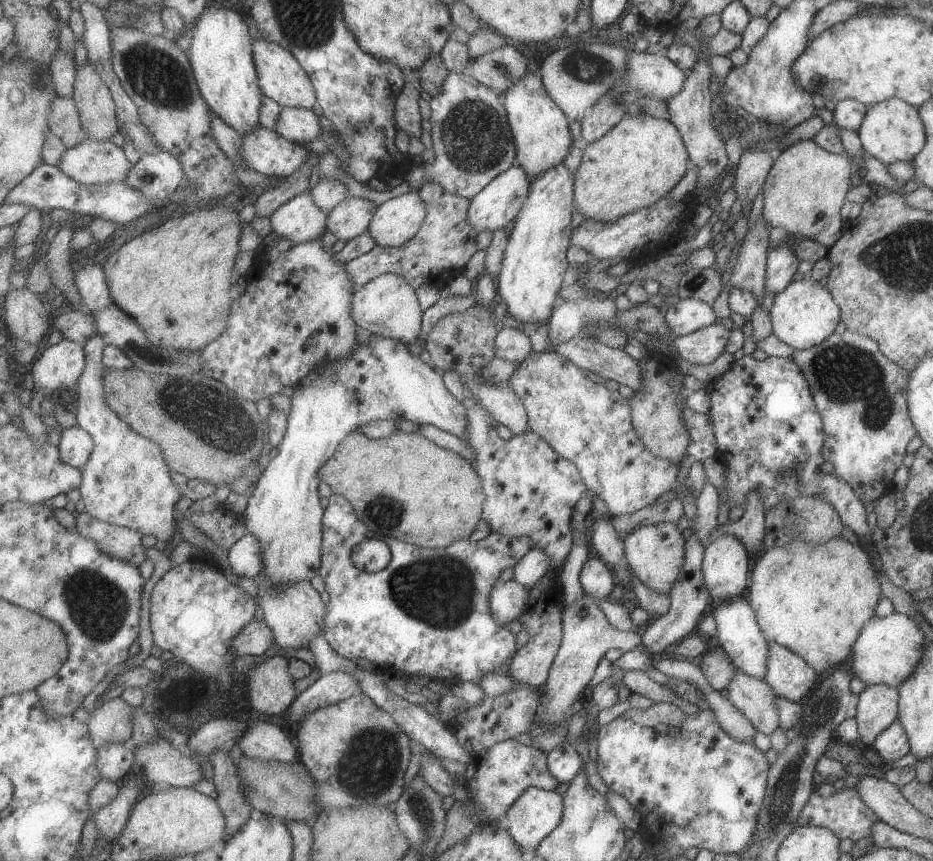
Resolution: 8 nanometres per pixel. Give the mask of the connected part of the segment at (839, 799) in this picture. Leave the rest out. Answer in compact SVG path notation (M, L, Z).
M842 788L830 796L830 798L823 798L818 791L813 791L810 796L808 804L802 808L798 820L796 820L796 827L800 826L820 826L828 828L834 832L839 839L850 838L856 843L862 838L870 838L872 836L872 824L876 822L877 814L862 802L860 794L855 788Z

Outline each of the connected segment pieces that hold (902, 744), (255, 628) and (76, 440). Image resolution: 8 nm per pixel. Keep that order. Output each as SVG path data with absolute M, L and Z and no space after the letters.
M894 721L890 728L878 736L873 749L883 758L886 766L911 752L908 735L900 721Z
M254 619L244 631L234 640L234 654L236 656L262 656L274 644L278 644L274 629L264 620Z
M77 424L62 432L60 447L62 458L68 464L84 469L92 460L92 455L96 450L96 442L88 430Z

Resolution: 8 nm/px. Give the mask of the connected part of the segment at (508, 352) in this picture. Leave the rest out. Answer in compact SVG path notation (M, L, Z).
M506 327L497 338L497 356L516 364L524 364L534 354L532 338L520 328Z

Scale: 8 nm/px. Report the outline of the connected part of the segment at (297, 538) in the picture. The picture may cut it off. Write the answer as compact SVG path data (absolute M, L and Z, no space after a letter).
M380 335L374 336L368 344L359 344L358 352L354 352L354 356L350 360L336 360L336 362L329 362L314 370L306 380L302 380L302 384L295 388L294 395L292 396L293 406L291 413L289 414L289 429L286 440L279 446L279 455L270 462L268 468L262 475L262 480L258 483L257 491L253 496L244 501L244 513L247 519L247 526L250 532L254 533L262 541L262 548L264 548L264 562L266 562L266 568L264 568L264 576L270 578L270 586L274 588L280 588L280 586L288 586L288 584L294 584L300 582L300 580L312 580L316 578L318 574L321 574L323 567L323 546L325 543L325 510L324 504L322 504L322 494L320 494L320 486L322 486L321 470L325 467L326 463L330 462L330 459L337 454L338 450L342 446L342 443L350 434L360 430L364 424L370 424L370 422L376 422L376 420L410 420L415 424L434 424L445 430L451 432L460 438L467 439L470 436L470 416L469 408L465 402L458 400L446 386L444 382L444 375L441 371L436 369L431 362L424 362L422 356L416 356L412 354L409 344L404 344L401 340L394 340L394 338L386 338Z

